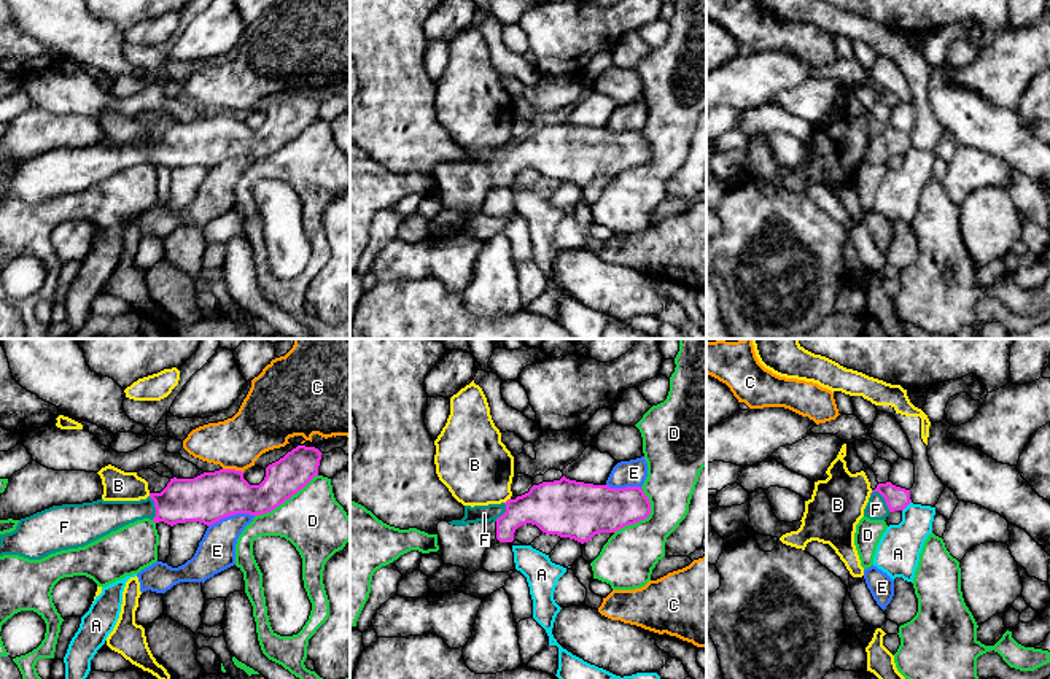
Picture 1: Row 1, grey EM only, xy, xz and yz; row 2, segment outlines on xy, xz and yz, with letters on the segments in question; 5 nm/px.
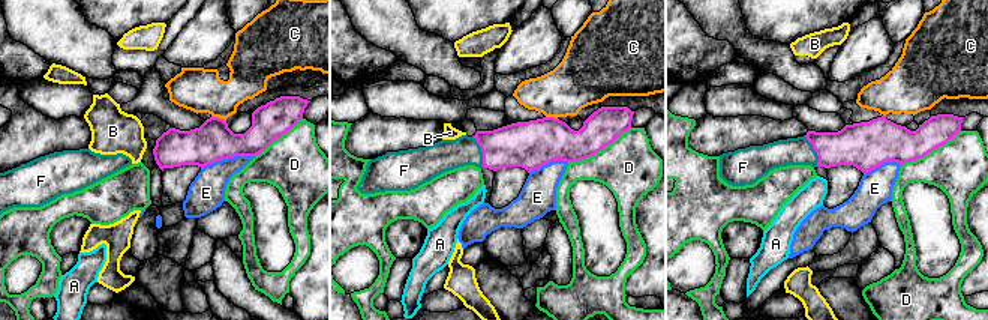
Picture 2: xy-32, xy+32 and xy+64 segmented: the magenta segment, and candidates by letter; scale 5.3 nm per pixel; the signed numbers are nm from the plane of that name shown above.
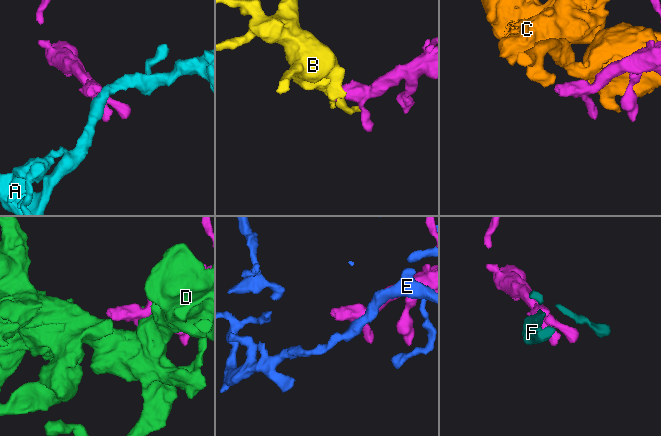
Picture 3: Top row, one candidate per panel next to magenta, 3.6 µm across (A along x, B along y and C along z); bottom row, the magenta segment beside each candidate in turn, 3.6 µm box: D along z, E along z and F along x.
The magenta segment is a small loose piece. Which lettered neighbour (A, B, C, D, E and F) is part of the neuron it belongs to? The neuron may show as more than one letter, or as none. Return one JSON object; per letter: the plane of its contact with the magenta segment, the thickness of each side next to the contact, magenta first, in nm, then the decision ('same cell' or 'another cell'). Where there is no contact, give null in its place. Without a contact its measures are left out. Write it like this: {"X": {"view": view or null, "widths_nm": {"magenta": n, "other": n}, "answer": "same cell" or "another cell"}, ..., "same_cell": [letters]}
{"A": {"view": "yz", "widths_nm": {"magenta": 120, "other": 220}, "answer": "another cell"}, "B": {"view": "xz", "widths_nm": {"magenta": 260, "other": 360}, "answer": "another cell"}, "C": {"view": "xy", "widths_nm": {"magenta": 260, "other": 260}, "answer": "another cell"}, "D": {"view": "xy", "widths_nm": {"magenta": 190, "other": 320}, "answer": "another cell"}, "E": {"view": "xy", "widths_nm": {"magenta": 260, "other": 190}, "answer": "another cell"}, "F": {"view": "yz", "widths_nm": {"magenta": 120, "other": 110}, "answer": "same cell"}, "same_cell": ["F"]}

